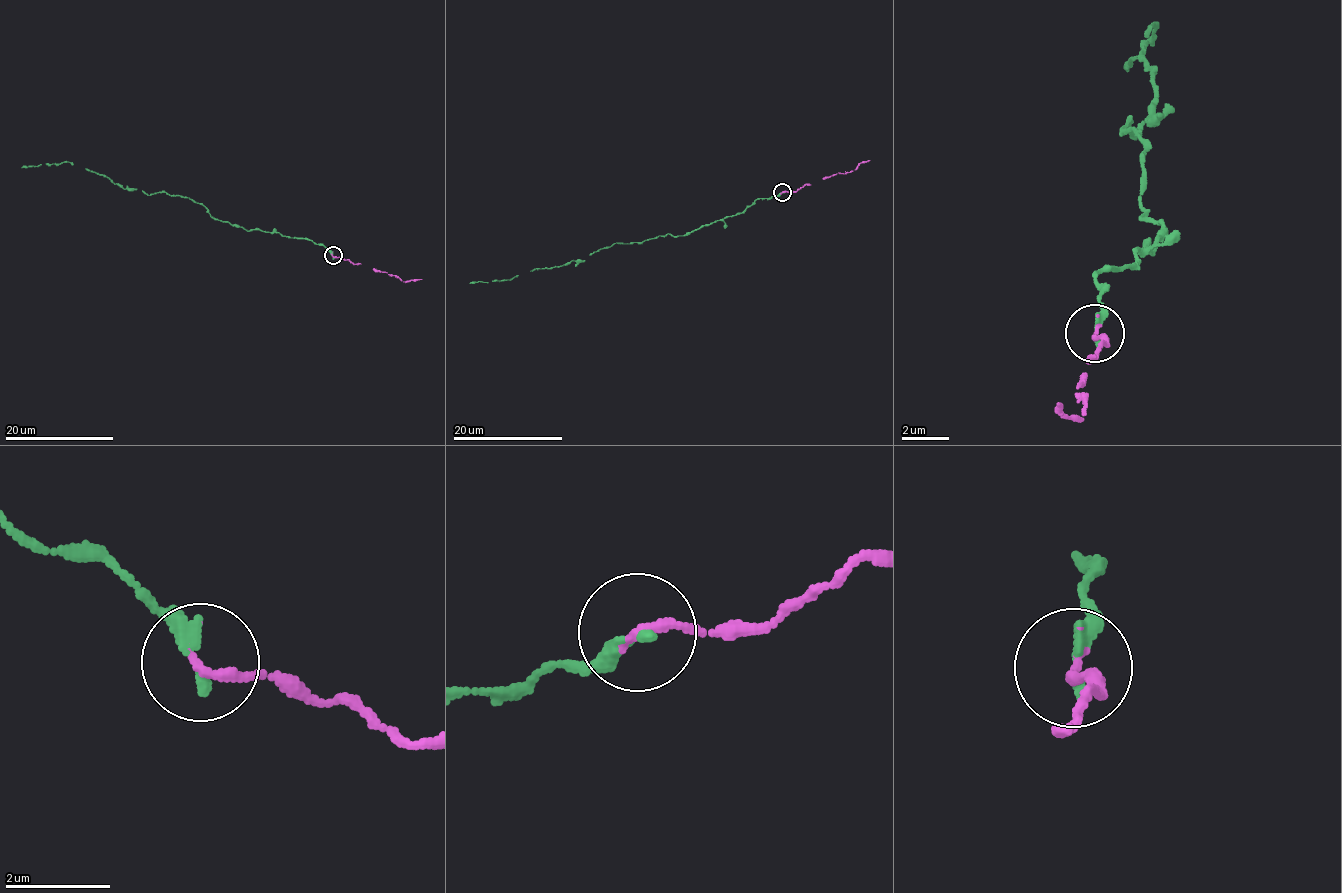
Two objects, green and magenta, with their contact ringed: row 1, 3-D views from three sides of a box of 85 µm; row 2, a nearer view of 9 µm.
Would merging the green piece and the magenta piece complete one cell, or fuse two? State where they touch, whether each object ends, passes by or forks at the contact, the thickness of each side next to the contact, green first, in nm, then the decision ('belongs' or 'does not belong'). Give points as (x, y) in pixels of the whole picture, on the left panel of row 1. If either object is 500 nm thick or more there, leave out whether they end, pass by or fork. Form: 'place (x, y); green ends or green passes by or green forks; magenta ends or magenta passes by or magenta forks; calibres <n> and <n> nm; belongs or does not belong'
place (333, 255); green ends; magenta ends; calibres 240 and 180 nm; belongs

